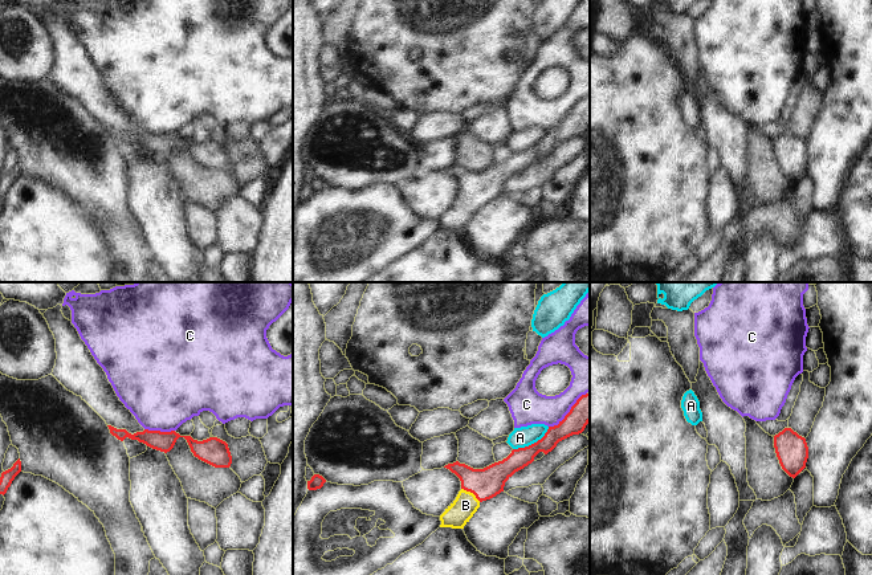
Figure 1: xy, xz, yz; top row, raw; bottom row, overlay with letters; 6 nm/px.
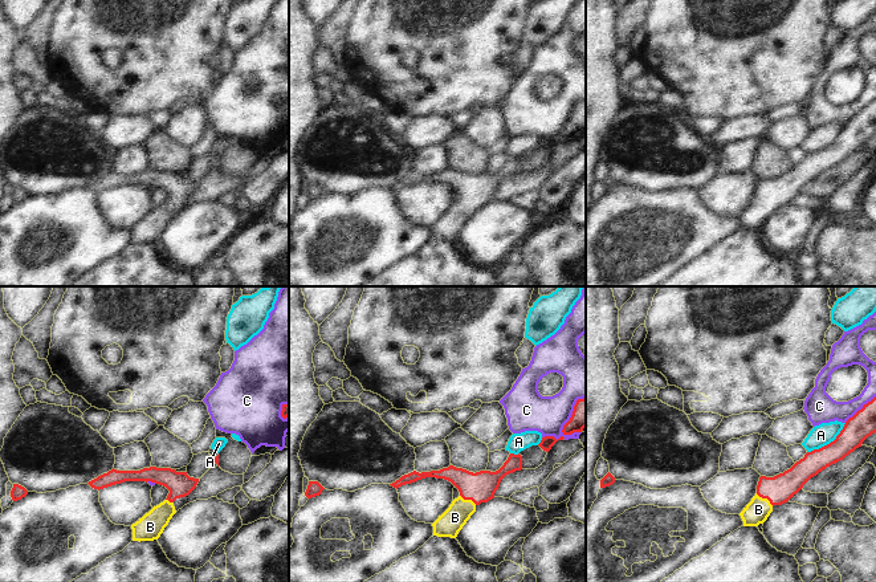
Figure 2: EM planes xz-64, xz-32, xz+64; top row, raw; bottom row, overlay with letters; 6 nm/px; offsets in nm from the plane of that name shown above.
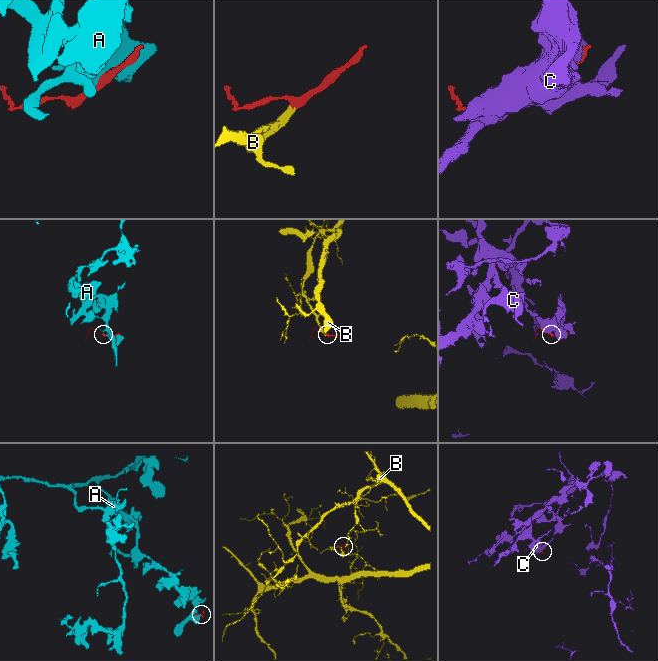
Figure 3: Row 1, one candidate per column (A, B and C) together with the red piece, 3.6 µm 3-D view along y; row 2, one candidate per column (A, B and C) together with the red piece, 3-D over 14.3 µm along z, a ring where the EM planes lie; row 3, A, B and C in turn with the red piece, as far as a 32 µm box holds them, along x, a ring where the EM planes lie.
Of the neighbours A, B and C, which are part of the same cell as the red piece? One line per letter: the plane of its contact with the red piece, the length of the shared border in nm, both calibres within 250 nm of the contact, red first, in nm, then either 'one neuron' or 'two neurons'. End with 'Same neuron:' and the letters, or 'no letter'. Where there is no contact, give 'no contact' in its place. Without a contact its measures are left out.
A: contact in xz; length 260 nm; calibres 120 and 120 nm; two neurons
B: contact in xz; length 150 nm; calibres 190 and 150 nm; one neuron
C: contact in xz; length 320 nm; calibres 170 and 220 nm; two neurons
Same neuron: B

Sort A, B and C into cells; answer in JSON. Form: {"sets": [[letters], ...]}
{"sets": [["A"], ["B"], ["C"]]}

